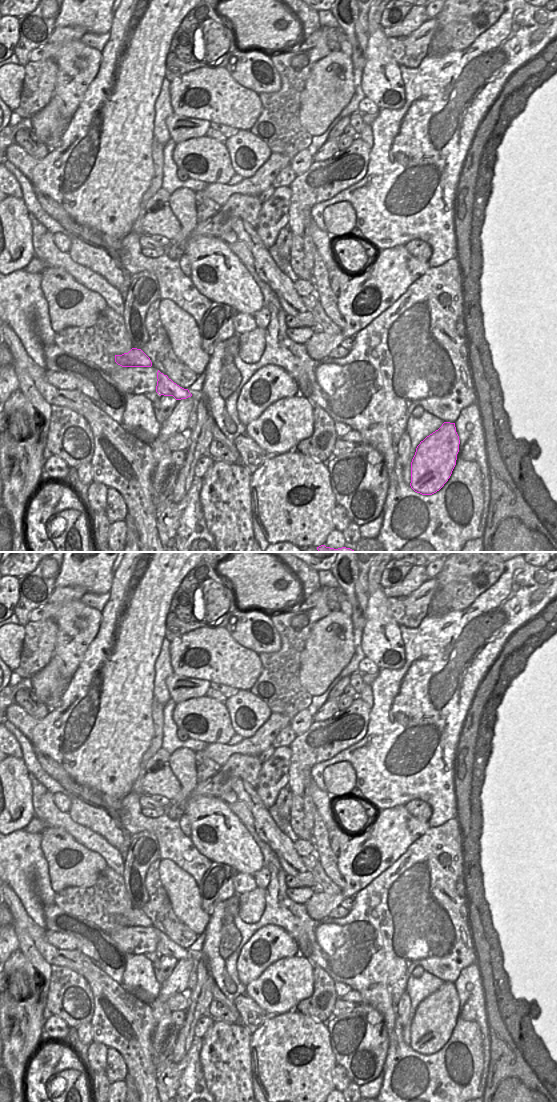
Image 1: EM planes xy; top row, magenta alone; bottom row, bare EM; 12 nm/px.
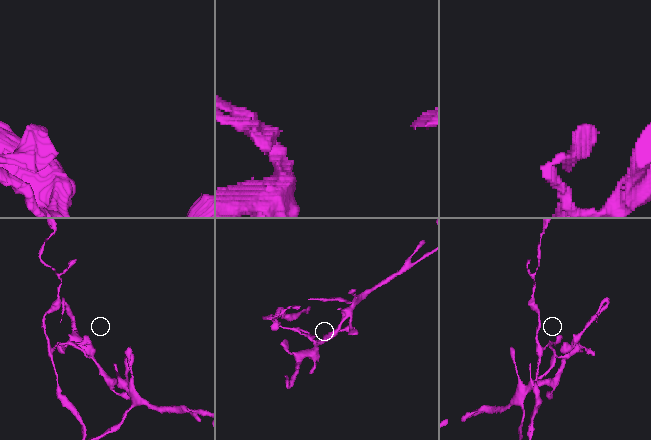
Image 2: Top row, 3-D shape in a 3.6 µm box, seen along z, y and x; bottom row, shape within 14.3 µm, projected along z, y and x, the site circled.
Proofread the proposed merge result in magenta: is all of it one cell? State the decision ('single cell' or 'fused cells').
fused cells

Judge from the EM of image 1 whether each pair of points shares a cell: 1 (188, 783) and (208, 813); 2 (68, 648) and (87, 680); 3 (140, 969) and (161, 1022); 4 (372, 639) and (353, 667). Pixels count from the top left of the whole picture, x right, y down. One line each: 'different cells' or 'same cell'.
1: different cells
2: different cells
3: different cells
4: different cells

